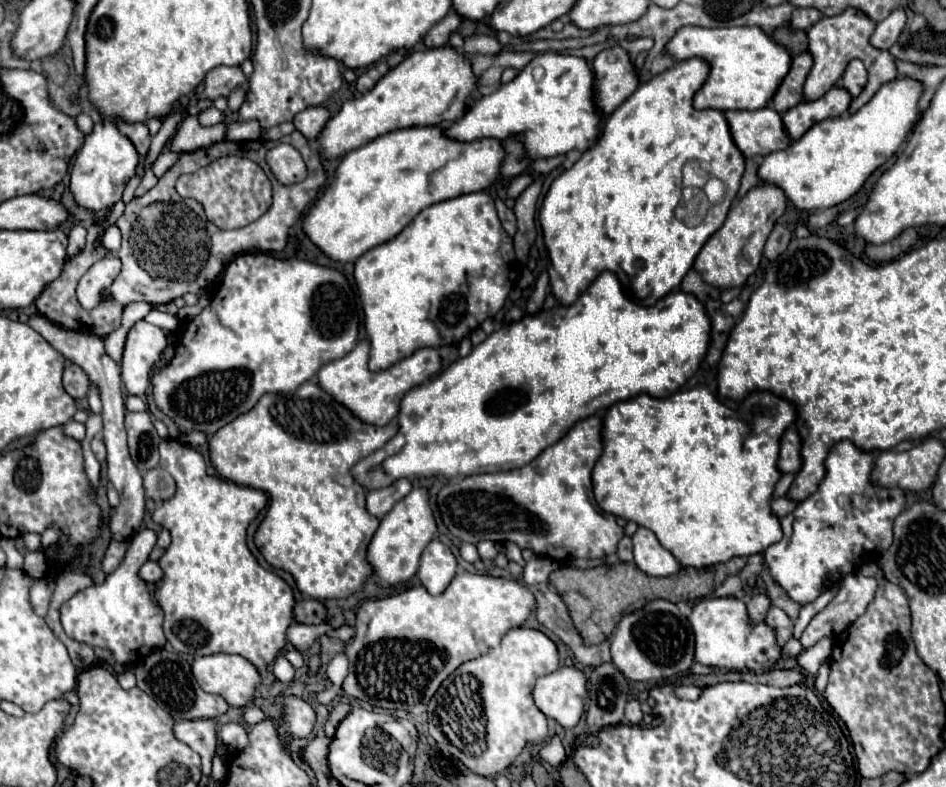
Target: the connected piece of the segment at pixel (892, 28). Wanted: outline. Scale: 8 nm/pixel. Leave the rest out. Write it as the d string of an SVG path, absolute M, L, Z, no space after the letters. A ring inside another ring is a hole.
M899 8L893 10L883 22L877 24L877 28L875 28L875 32L873 32L873 36L871 36L869 42L871 42L875 48L889 50L889 48L897 42L899 34L901 34L901 30L903 30L903 26L905 26L905 20L907 20L905 10L899 10Z

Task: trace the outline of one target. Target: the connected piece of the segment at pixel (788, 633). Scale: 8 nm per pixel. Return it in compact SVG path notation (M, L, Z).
M771 606L765 616L765 624L769 624L769 628L773 628L779 648L783 648L785 642L793 636L793 622L789 622L789 616L785 612L781 612L781 608Z

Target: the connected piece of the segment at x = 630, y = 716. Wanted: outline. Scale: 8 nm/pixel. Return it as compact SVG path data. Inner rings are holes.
M629 700L627 706L625 706L625 718L631 722L631 724L639 724L643 720L643 712L641 712L641 706L637 700Z

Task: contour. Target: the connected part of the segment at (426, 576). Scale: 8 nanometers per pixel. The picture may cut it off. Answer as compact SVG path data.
M433 540L421 554L421 564L417 572L421 584L427 588L431 596L437 596L449 586L455 572L457 560L451 554L451 550L443 542Z

